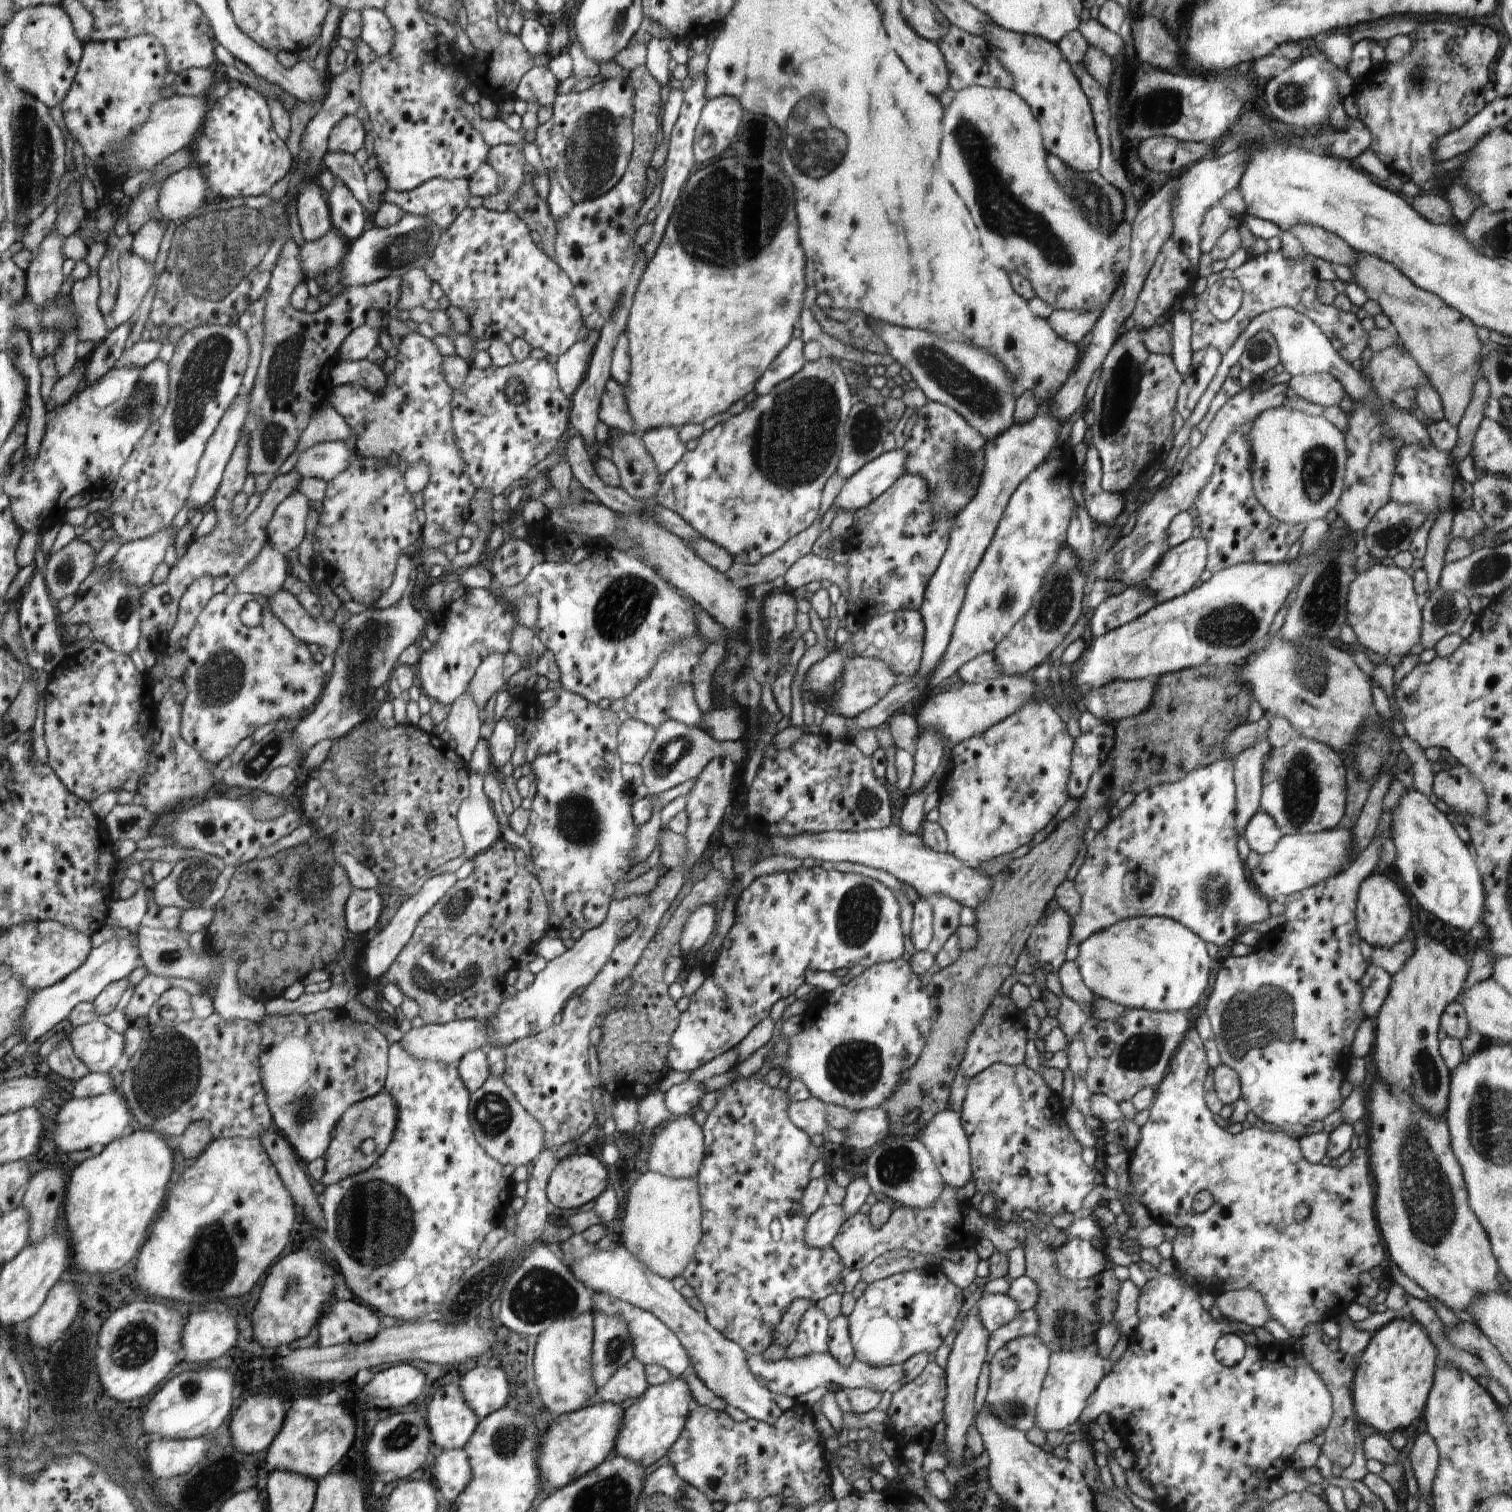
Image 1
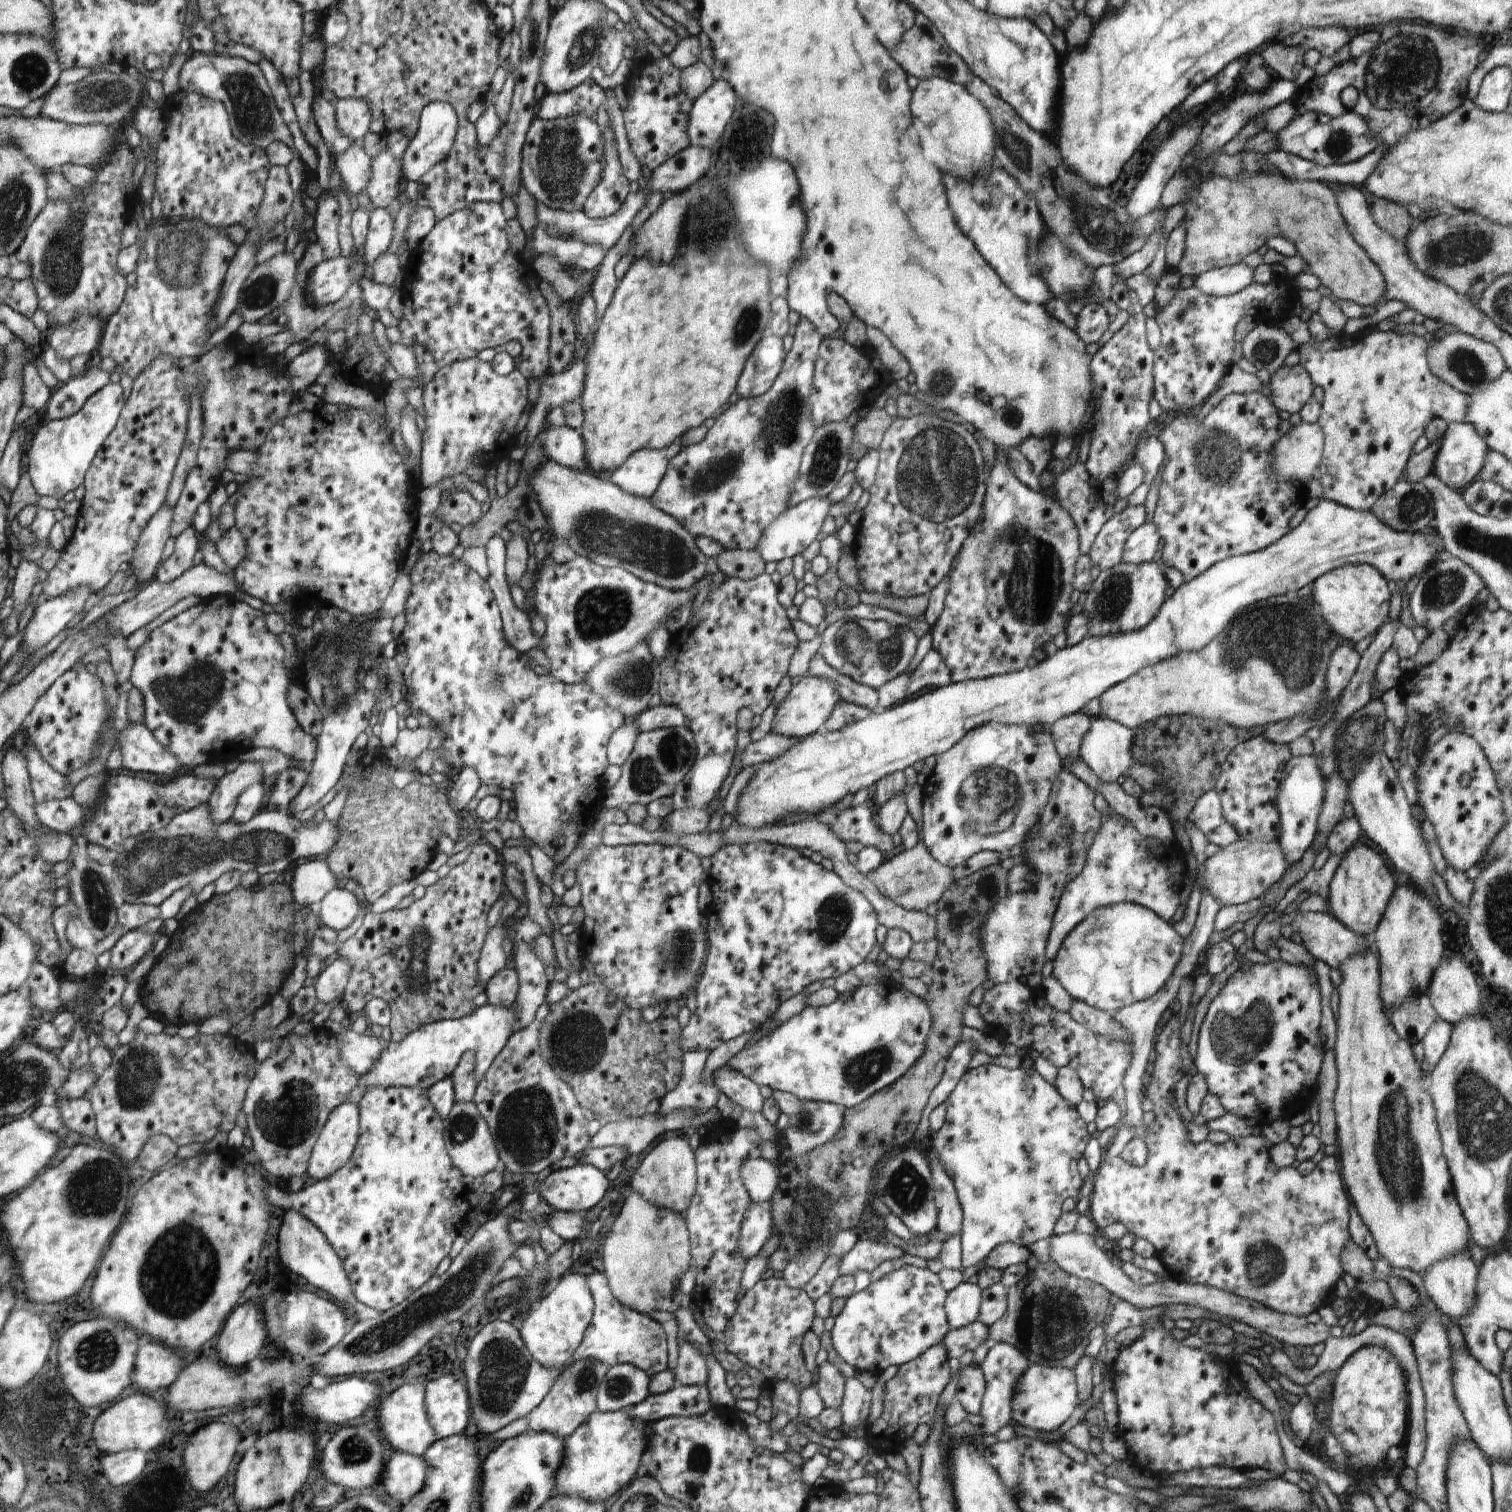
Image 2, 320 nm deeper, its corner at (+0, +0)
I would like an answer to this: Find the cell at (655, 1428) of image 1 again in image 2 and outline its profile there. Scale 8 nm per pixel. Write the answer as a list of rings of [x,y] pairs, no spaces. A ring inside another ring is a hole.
[[[628,1409],[600,1412],[596,1410],[574,1434],[564,1439],[566,1456],[555,1476],[556,1497],[584,1497],[600,1502],[628,1487],[638,1474],[642,1456],[648,1448],[646,1424],[634,1420]]]

